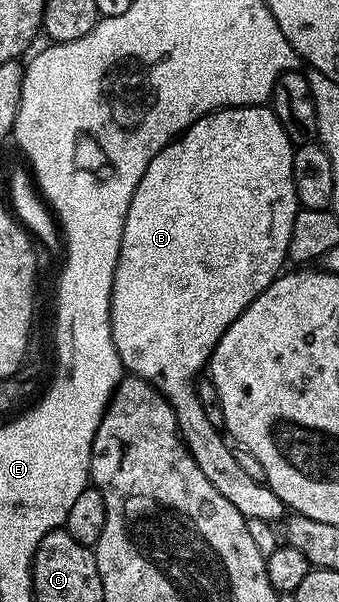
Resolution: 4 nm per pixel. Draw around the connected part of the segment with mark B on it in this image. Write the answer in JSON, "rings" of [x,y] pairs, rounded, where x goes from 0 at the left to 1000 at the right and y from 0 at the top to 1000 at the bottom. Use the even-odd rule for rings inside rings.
{"rings":[[[788,174],[684,176],[673,183],[634,183],[625,189],[587,196],[560,214],[516,229],[490,246],[478,246],[478,252],[466,252],[466,259],[454,259],[454,266],[442,266],[442,279],[431,279],[419,299],[407,299],[407,312],[395,312],[395,326],[383,332],[383,346],[372,352],[372,372],[354,400],[354,424],[336,452],[330,497],[324,498],[324,545],[336,558],[336,578],[348,578],[348,591],[360,598],[369,616],[381,623],[440,635],[501,669],[531,713],[531,729],[540,731],[543,743],[560,751],[560,757],[572,757],[572,771],[584,771],[584,777],[596,777],[608,797],[619,797],[619,804],[631,804],[631,811],[643,811],[643,817],[655,817],[655,824],[667,824],[667,831],[678,831],[678,837],[690,837],[690,844],[702,844],[702,850],[717,860],[779,865],[794,870],[814,870],[814,865],[823,869],[841,859],[838,834],[820,831],[814,819],[788,804],[755,801],[714,777],[714,771],[702,771],[696,748],[678,739],[676,729],[652,719],[643,709],[619,704],[619,698],[596,678],[596,664],[584,664],[578,656],[572,636],[593,620],[587,615],[599,608],[605,613],[617,606],[631,578],[643,571],[643,565],[655,565],[667,545],[678,545],[678,538],[690,538],[690,532],[702,532],[702,525],[714,525],[720,513],[841,447],[838,435],[844,437],[850,429],[855,385],[867,385],[867,365],[879,347],[867,292],[861,291],[864,254],[867,238],[850,231],[850,221],[832,213],[814,188]]]}

